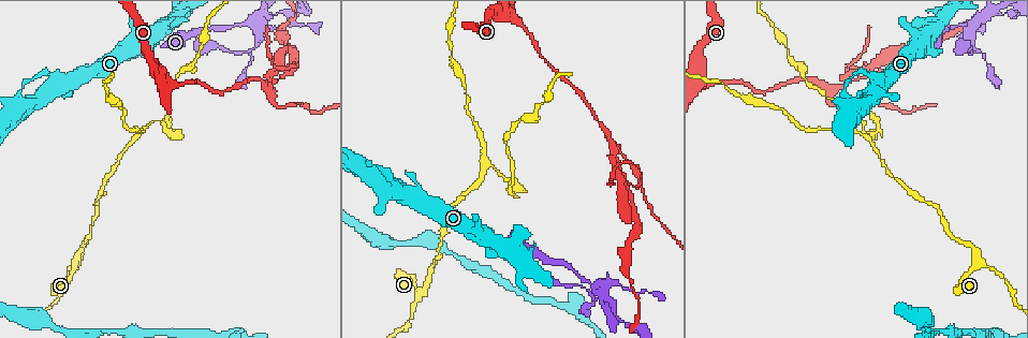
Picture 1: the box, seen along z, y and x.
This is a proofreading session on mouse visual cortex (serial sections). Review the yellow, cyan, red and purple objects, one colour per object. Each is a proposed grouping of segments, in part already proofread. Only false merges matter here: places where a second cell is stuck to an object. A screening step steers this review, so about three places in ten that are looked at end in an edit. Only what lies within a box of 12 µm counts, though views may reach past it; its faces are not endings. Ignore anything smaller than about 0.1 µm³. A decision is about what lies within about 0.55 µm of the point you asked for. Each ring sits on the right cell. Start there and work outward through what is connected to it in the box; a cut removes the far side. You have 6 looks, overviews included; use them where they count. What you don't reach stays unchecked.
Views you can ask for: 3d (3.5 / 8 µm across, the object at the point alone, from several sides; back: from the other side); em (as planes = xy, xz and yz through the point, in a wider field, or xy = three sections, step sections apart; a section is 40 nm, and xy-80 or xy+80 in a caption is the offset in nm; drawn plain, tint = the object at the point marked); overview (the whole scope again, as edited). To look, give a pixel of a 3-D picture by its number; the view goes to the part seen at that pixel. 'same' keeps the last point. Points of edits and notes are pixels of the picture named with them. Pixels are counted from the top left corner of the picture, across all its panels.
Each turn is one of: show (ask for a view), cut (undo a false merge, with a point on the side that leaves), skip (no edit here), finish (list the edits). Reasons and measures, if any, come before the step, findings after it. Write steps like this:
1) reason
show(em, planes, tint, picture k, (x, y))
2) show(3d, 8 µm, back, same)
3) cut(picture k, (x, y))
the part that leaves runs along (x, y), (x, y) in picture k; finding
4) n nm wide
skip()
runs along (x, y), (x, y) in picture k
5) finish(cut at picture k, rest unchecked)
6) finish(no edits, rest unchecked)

four arms meet
show(3d, 3.5 µm, picture 1, (516, 22))

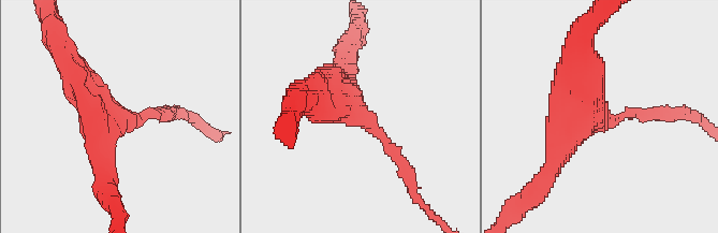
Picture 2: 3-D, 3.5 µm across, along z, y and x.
4 arms; arms of 150, 400, 450, 450 nm; need the tissue
show(em, xy, step 3, tint, picture 2, (128, 120))

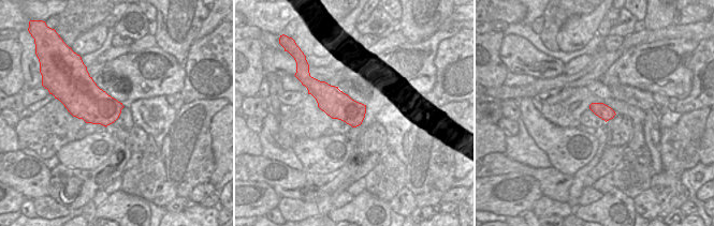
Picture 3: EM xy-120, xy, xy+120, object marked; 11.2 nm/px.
skip()
runs along (317, 100), (360, 114), (406, 174) in picture 2; all the same cell

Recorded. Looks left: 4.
sharp bend
show(3d, 3.5 µm, picture 1, (589, 294))

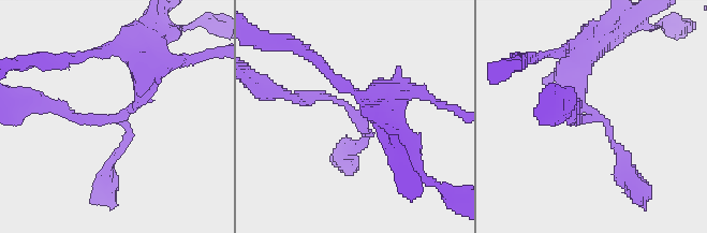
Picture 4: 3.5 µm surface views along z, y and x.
need the tissue
show(em, xy, step 2, plain, picture 4, (122, 114))

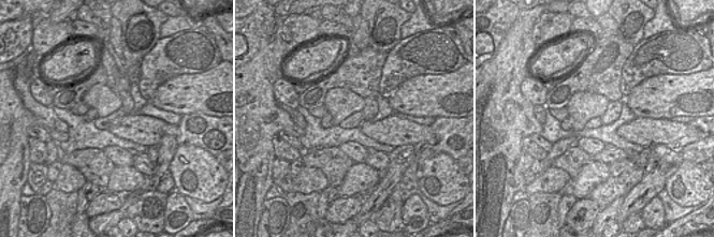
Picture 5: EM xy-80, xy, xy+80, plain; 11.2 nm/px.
show(em, xy, step 2, tint, same)

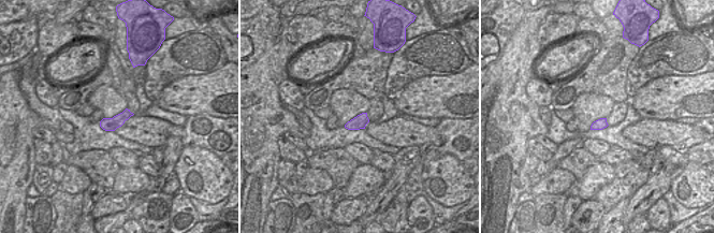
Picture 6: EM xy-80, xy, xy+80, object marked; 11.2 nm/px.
skip()
runs along (136, 59), (136, 105), (97, 122), (60, 113) in picture 4; all the same cell

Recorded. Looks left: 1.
finish(no edits, rest unchecked)

